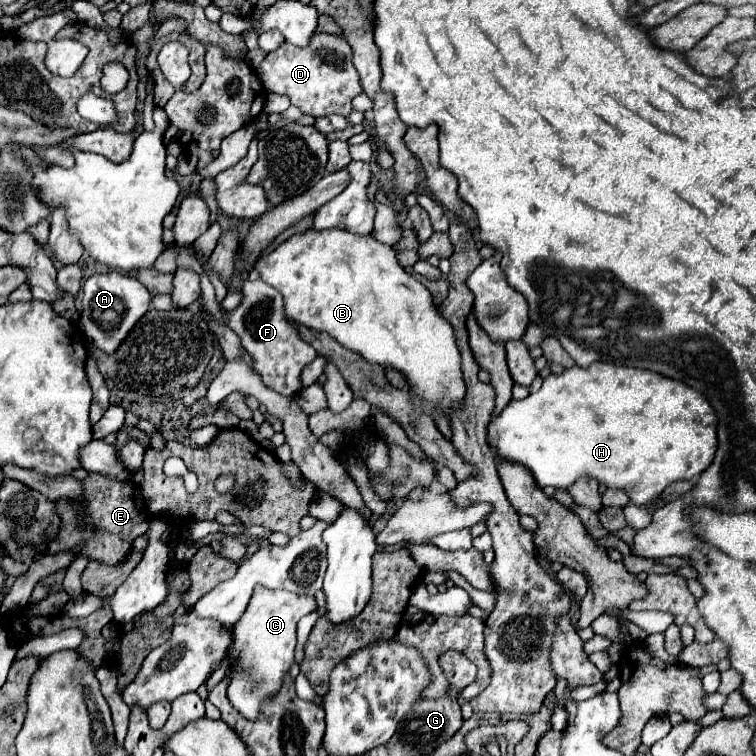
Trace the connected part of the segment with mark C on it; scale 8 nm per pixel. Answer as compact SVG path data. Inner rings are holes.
M264 586L254 588L244 616L232 628L232 646L226 656L228 676L232 676L226 696L244 718L256 720L262 714L262 704L272 700L276 696L276 690L282 688L284 676L294 664L296 624L314 608L314 598L288 594L286 590L270 590Z

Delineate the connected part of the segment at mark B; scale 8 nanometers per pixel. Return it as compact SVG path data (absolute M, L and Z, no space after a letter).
M306 230L284 240L276 250L256 262L260 278L284 296L288 318L298 324L326 332L342 346L362 354L372 364L392 366L400 370L408 384L428 406L440 406L444 414L456 408L464 396L464 380L460 378L460 354L454 344L452 326L442 318L432 302L432 294L414 280L398 264L392 246L378 242L374 236L356 236L346 230Z

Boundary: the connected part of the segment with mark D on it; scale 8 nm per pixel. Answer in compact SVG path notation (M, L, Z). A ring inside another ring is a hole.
M314 34L304 48L282 42L264 58L264 62L256 68L256 74L266 90L288 96L304 114L316 118L328 114L348 116L352 112L352 98L362 92L358 72L352 64L352 48L342 36L332 34Z

